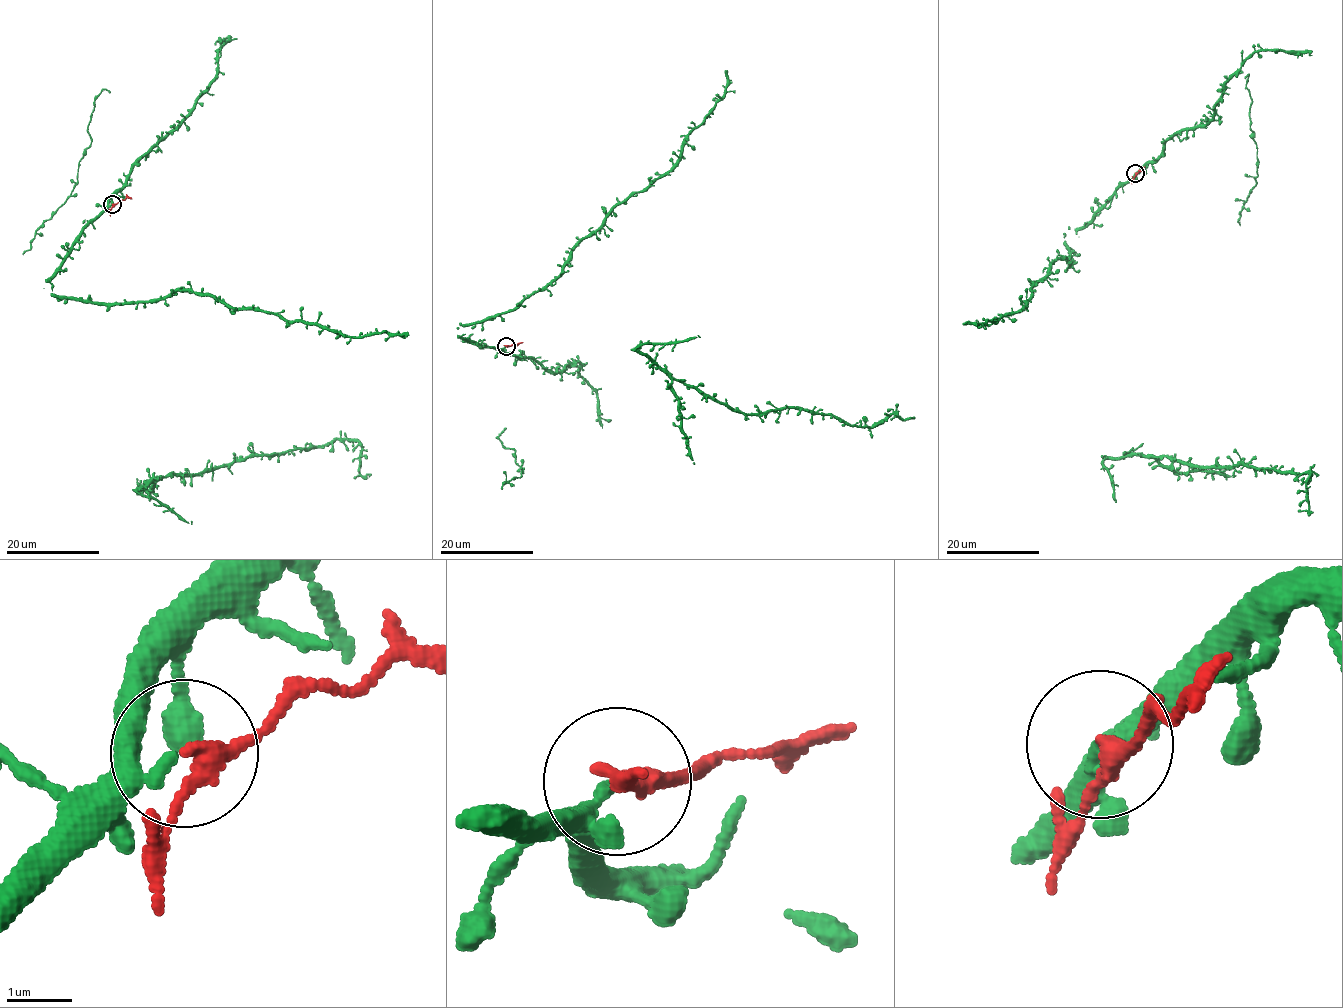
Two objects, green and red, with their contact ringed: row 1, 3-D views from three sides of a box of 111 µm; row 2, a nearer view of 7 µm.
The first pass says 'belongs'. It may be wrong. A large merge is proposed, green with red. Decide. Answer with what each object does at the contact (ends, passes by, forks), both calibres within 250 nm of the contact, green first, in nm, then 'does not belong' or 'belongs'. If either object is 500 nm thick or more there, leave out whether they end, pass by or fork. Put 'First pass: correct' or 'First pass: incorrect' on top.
First pass: incorrect
green passes by; red passes by; 170 nm thick on the green side, 220 nm on the other; does not belong

